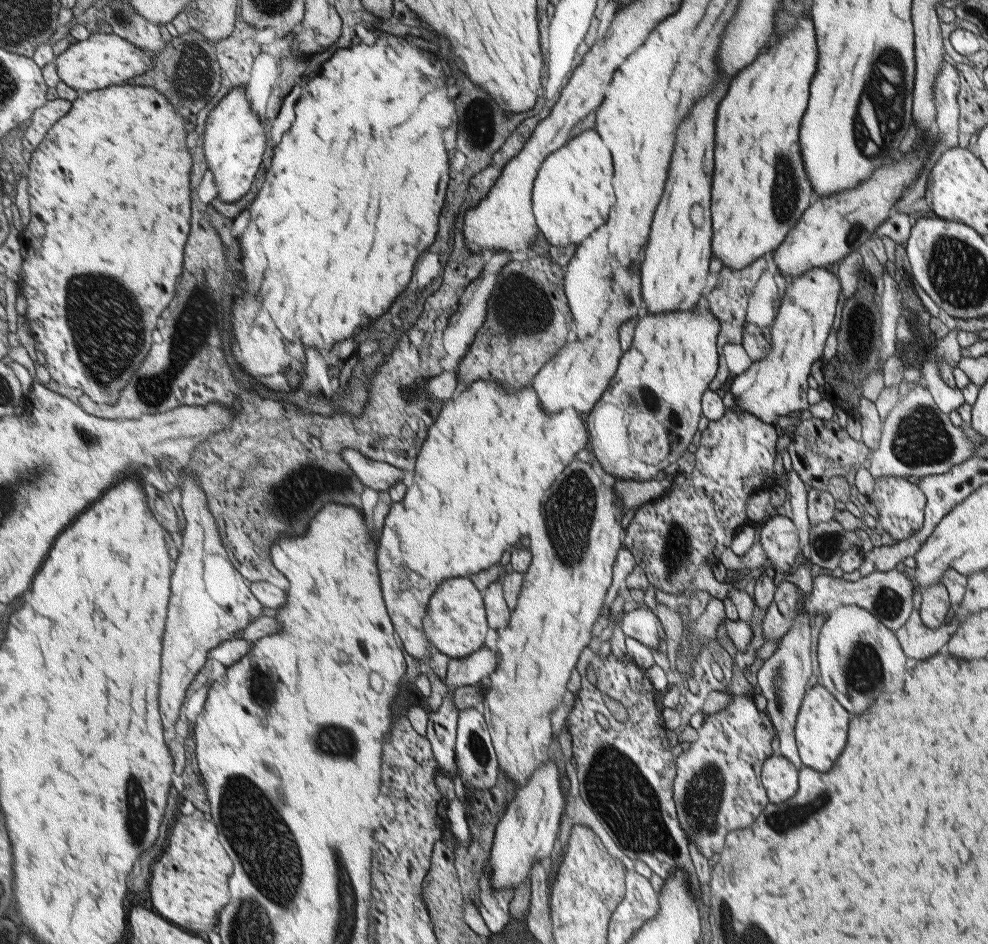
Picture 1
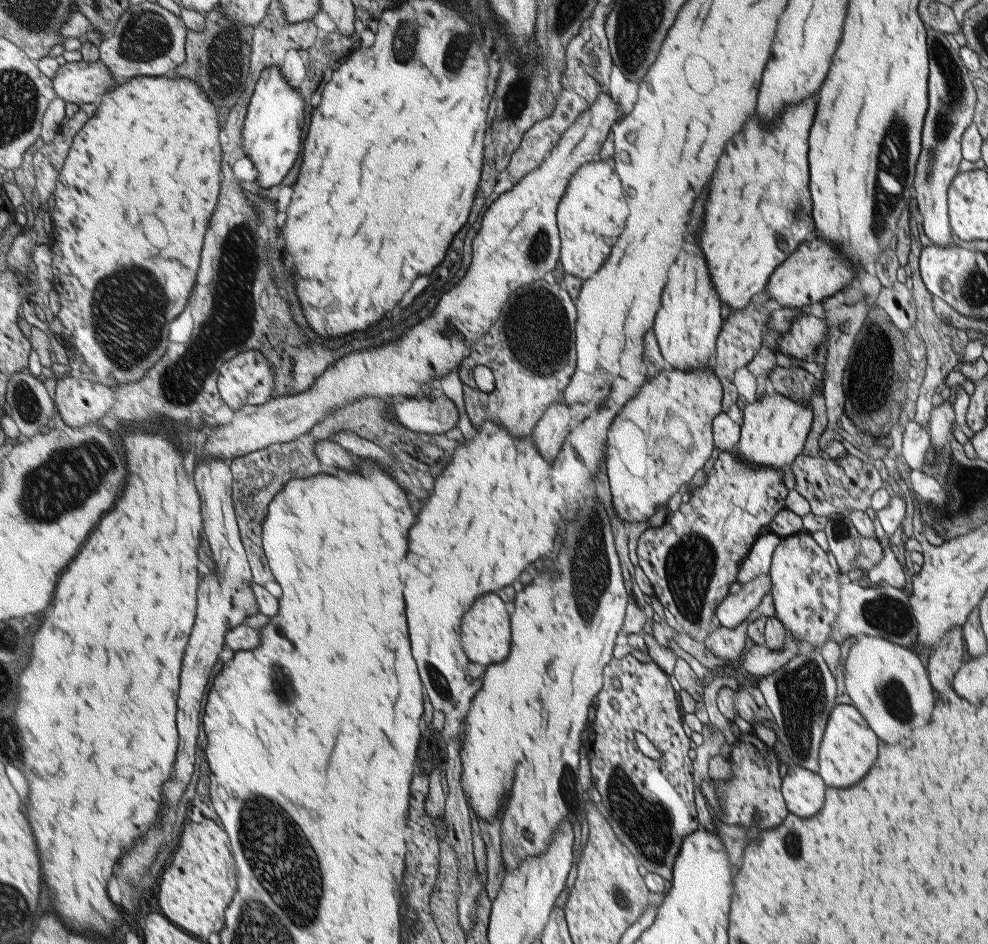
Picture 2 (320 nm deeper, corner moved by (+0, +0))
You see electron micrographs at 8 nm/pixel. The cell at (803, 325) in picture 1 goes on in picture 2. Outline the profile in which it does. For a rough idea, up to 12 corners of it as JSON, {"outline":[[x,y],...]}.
{"outline":[[778,392],[747,402],[734,452],[783,468],[801,454],[811,406]]}

